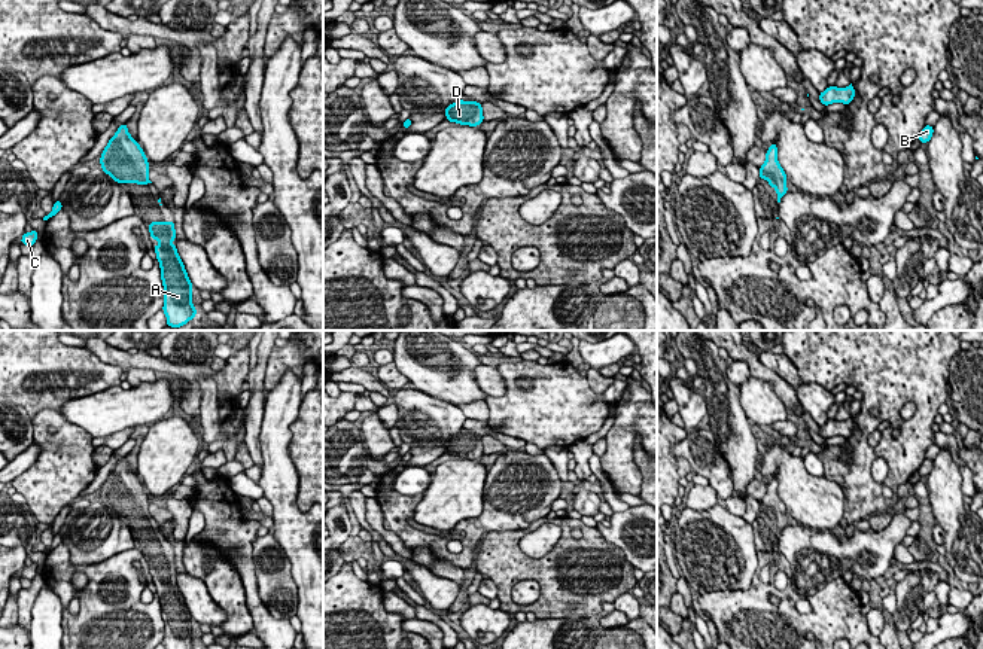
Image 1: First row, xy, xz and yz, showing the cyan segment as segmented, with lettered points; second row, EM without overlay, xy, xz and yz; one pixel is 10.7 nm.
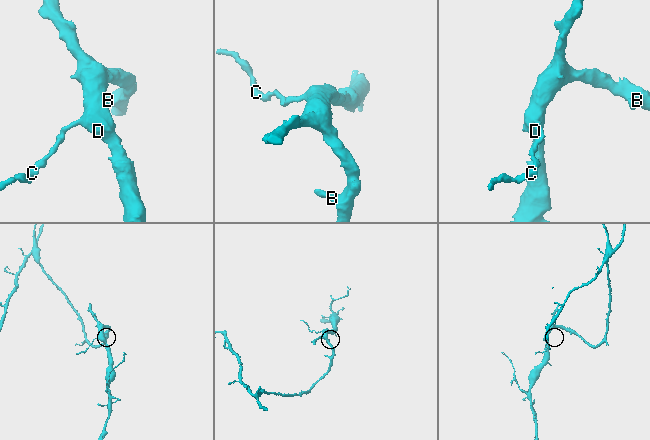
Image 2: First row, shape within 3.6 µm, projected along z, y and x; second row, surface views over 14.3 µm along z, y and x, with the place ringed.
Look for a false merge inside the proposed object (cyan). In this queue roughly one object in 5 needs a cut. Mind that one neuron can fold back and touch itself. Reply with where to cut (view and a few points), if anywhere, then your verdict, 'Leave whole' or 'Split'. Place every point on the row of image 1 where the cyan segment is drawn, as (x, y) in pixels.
No split. Leave whole

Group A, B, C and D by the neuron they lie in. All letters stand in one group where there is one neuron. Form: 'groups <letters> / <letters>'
groups A B C D

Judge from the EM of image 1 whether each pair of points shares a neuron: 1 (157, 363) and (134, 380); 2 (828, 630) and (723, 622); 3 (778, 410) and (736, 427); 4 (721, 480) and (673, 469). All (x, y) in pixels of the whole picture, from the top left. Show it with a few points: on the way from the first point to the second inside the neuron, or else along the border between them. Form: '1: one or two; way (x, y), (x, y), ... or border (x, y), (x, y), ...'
1: two; border (154, 369), (130, 368), (127, 371)
2: one; way (802, 625), (749, 627)
3: two; border (739, 389), (739, 404), (751, 423)
4: two; border (672, 453), (676, 457), (682, 457), (691, 471)

